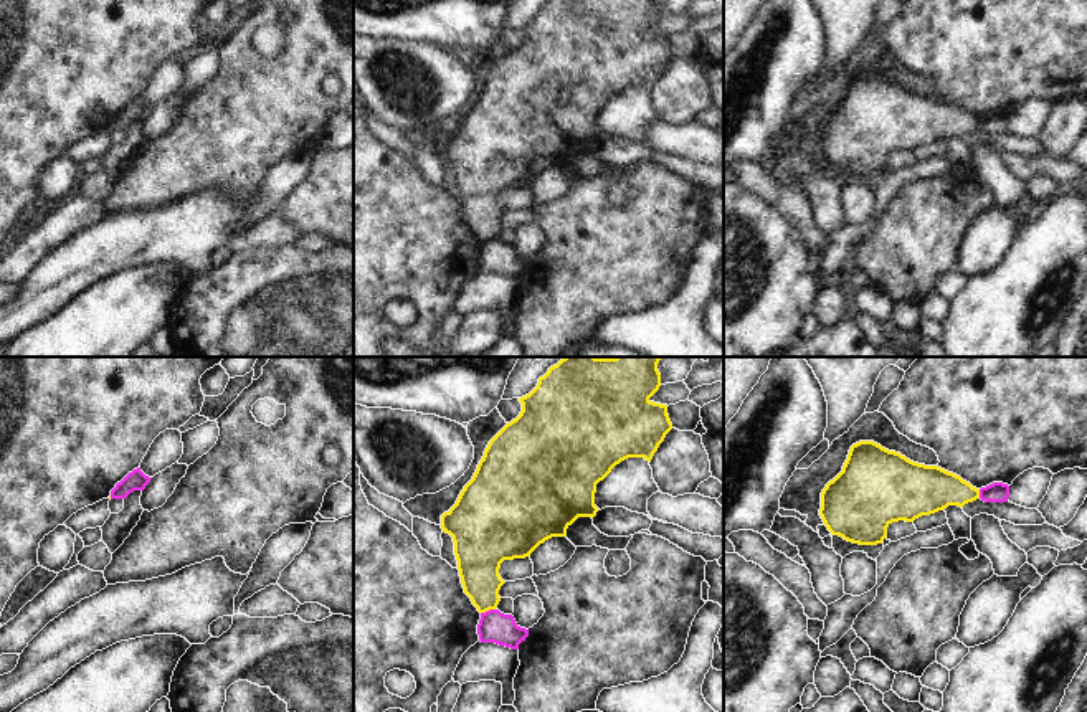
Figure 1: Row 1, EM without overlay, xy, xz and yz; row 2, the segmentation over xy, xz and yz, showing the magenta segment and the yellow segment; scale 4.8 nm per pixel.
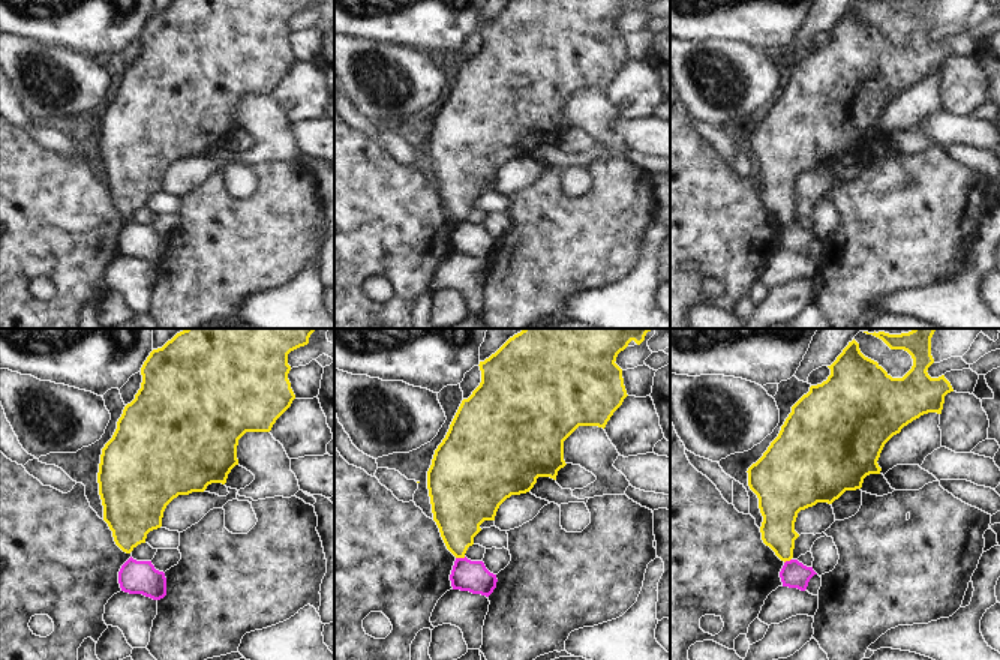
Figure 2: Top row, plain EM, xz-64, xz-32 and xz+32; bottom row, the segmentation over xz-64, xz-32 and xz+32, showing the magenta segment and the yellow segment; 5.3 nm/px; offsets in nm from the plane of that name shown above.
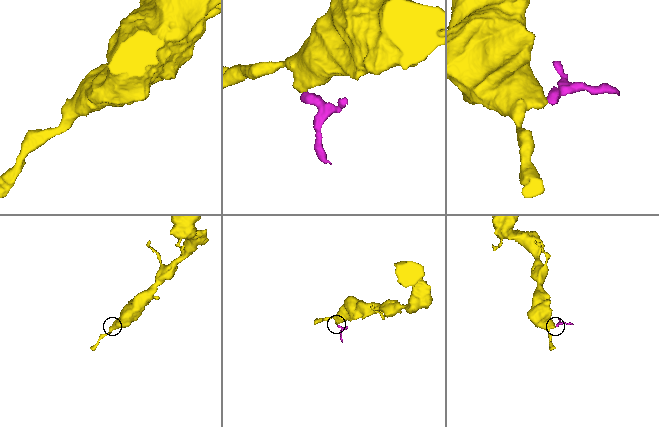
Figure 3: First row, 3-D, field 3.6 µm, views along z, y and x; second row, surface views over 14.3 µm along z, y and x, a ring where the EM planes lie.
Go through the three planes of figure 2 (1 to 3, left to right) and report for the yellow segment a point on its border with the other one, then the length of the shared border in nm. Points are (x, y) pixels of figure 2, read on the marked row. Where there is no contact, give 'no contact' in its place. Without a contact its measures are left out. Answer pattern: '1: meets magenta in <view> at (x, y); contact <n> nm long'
1: no contact
2: meets magenta in xz-32 at (461, 558); contact 60 nm long
3: meets magenta in xz+32 at (787, 561); contact 50 nm long

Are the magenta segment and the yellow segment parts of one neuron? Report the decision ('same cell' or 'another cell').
another cell

